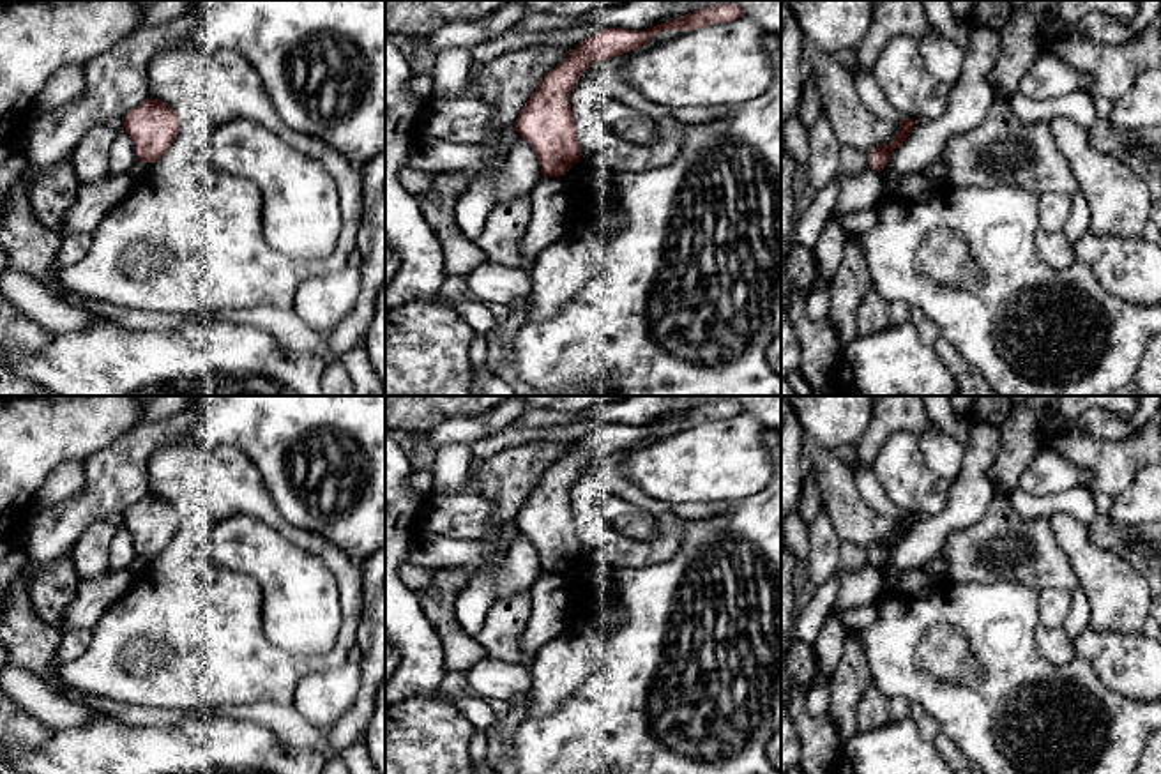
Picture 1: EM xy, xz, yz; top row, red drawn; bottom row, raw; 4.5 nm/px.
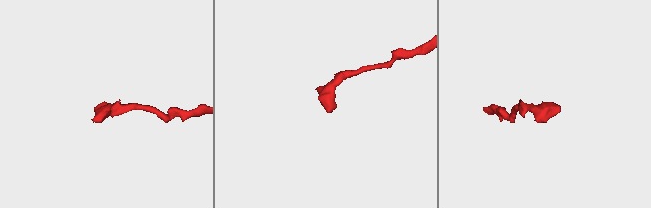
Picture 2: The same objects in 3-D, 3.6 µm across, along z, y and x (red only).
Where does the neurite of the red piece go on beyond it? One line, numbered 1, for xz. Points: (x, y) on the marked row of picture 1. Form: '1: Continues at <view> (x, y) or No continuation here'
1: No continuation here

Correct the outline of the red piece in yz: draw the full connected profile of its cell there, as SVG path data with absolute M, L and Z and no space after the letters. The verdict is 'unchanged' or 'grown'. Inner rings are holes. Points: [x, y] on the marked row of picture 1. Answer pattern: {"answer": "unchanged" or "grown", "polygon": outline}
{"answer": "unchanged", "polygon": "M901 118L899 131L894 134L892 141L889 145L876 147L868 152L869 168L880 173L887 166L892 152L908 138L912 131L914 118Z"}

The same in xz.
{"answer": "unchanged", "polygon": "M737 4L698 9L647 30L603 28L581 41L551 69L521 108L514 129L527 140L541 164L543 177L564 177L581 157L569 94L585 69L650 42L661 30L698 30L705 25L742 18Z"}

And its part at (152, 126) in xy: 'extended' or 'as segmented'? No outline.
as segmented

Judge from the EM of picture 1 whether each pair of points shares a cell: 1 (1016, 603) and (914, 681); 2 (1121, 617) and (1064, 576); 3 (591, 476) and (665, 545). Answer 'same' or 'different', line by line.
1: same
2: different
3: same

